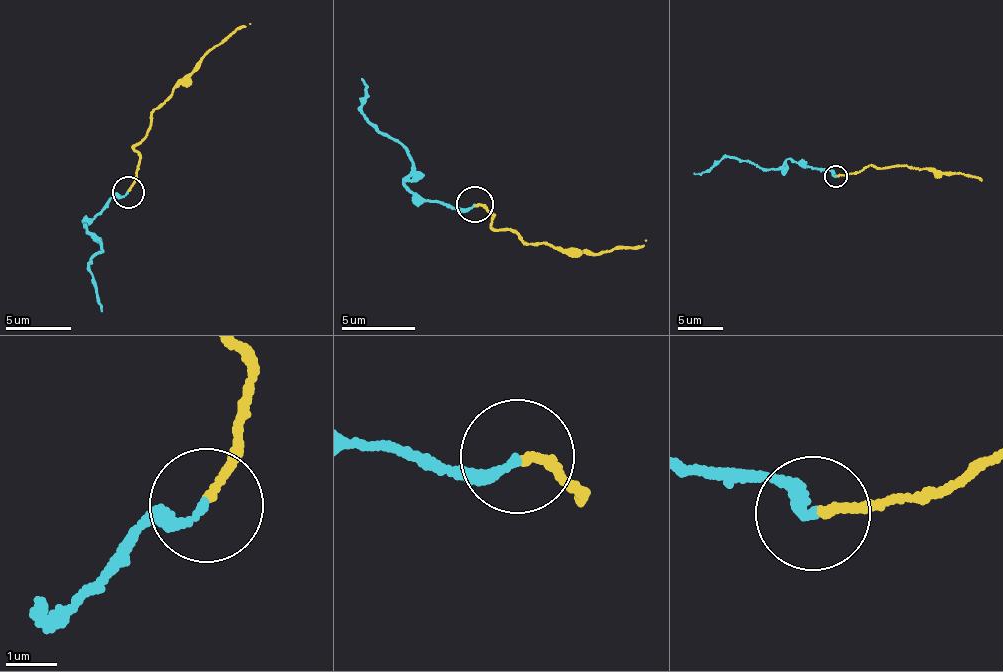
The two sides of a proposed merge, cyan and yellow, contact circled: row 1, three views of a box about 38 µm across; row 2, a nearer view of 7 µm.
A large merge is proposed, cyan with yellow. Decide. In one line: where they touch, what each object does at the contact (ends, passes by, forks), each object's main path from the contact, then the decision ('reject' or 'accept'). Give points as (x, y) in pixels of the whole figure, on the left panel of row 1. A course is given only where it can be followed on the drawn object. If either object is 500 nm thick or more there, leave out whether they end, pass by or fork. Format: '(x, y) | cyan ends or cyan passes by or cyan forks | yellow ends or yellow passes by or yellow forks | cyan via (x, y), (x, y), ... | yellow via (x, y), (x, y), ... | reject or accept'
(128, 192) | cyan ends | yellow ends | cyan via (128, 191), (114, 197), (84, 225), (104, 245), (89, 271), (101, 311) | yellow via (128, 191), (137, 168), (133, 149), (143, 141), (156, 109), (199, 70), (203, 54), (238, 29), (251, 24) | accept

